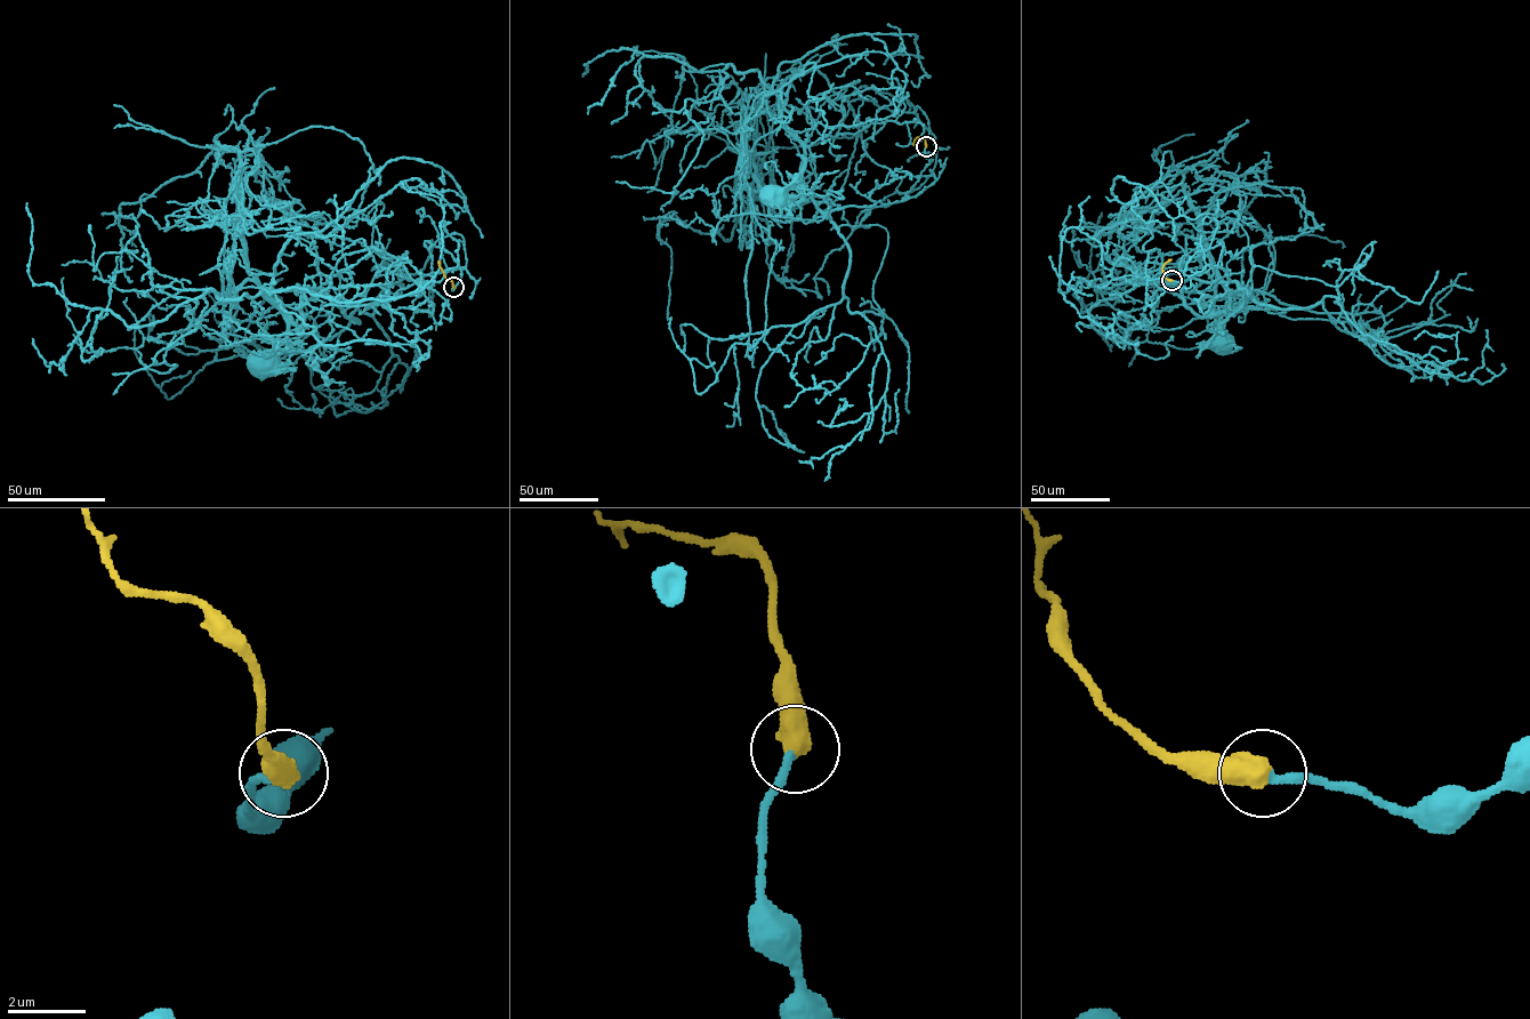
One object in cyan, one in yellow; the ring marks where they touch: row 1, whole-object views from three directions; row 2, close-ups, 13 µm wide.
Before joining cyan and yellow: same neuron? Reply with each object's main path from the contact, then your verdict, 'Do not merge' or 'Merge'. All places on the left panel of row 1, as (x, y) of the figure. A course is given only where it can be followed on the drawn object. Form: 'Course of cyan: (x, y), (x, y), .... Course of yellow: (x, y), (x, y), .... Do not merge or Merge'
Course of cyan: (455, 288), (425, 241), (429, 273), (333, 299), (296, 352), (218, 143), (120, 207), (136, 246). Course of yellow: (453, 287), (439, 266), (440, 261). Merge

